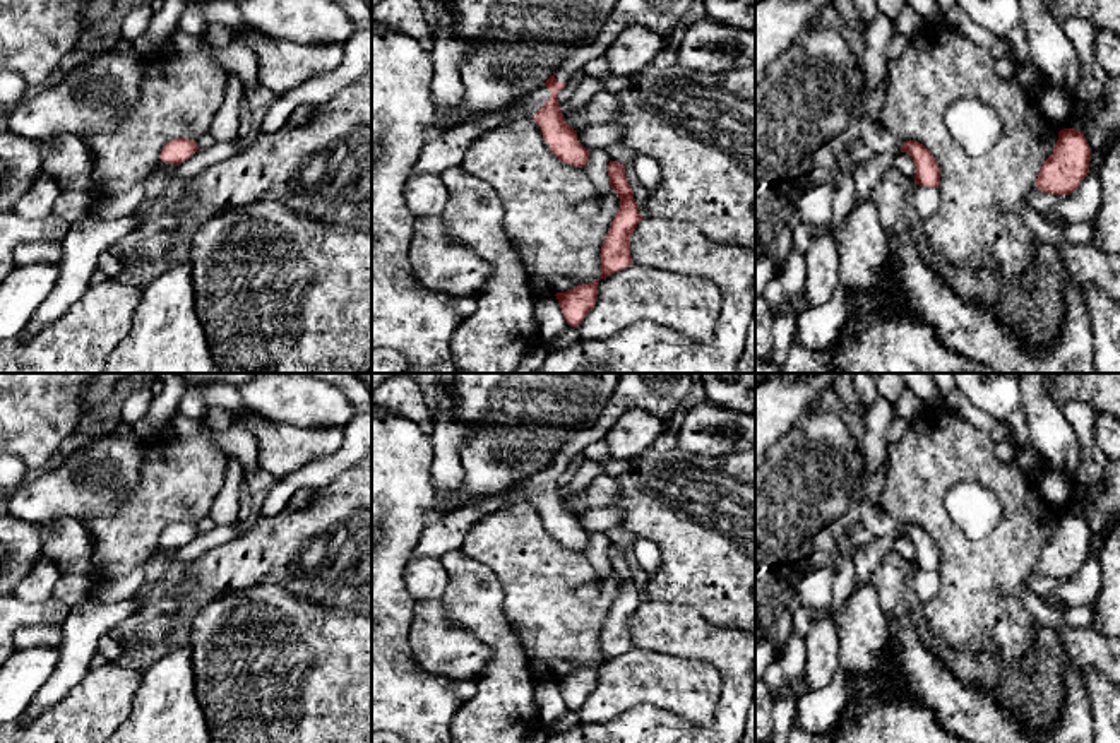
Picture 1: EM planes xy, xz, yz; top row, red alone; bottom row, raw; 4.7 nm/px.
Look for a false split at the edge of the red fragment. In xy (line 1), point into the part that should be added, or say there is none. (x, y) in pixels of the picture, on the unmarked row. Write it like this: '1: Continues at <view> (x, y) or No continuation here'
1: No continuation here

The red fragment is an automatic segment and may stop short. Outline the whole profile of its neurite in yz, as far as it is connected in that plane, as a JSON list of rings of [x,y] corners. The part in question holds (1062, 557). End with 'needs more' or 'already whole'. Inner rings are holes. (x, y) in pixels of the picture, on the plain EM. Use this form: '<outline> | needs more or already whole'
[[[1075,512],[1058,515],[1053,538],[1036,562],[1036,572],[1053,579],[1070,579],[1089,556],[1091,531]]] | already whole

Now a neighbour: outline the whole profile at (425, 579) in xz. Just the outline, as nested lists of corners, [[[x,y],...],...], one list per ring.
[[[411,558],[404,568],[404,584],[414,601],[442,599],[449,574],[437,558]]]

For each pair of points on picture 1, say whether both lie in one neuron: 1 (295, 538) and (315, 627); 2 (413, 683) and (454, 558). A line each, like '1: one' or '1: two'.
1: two
2: two

